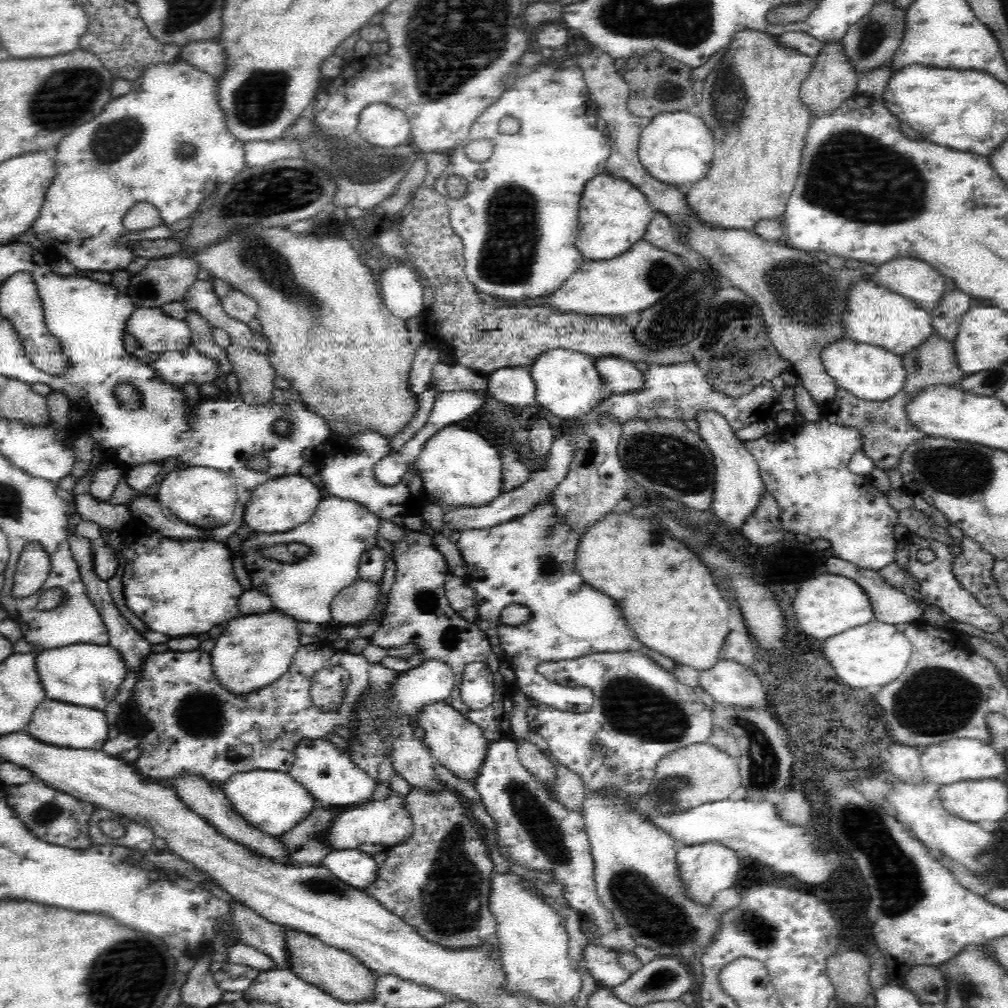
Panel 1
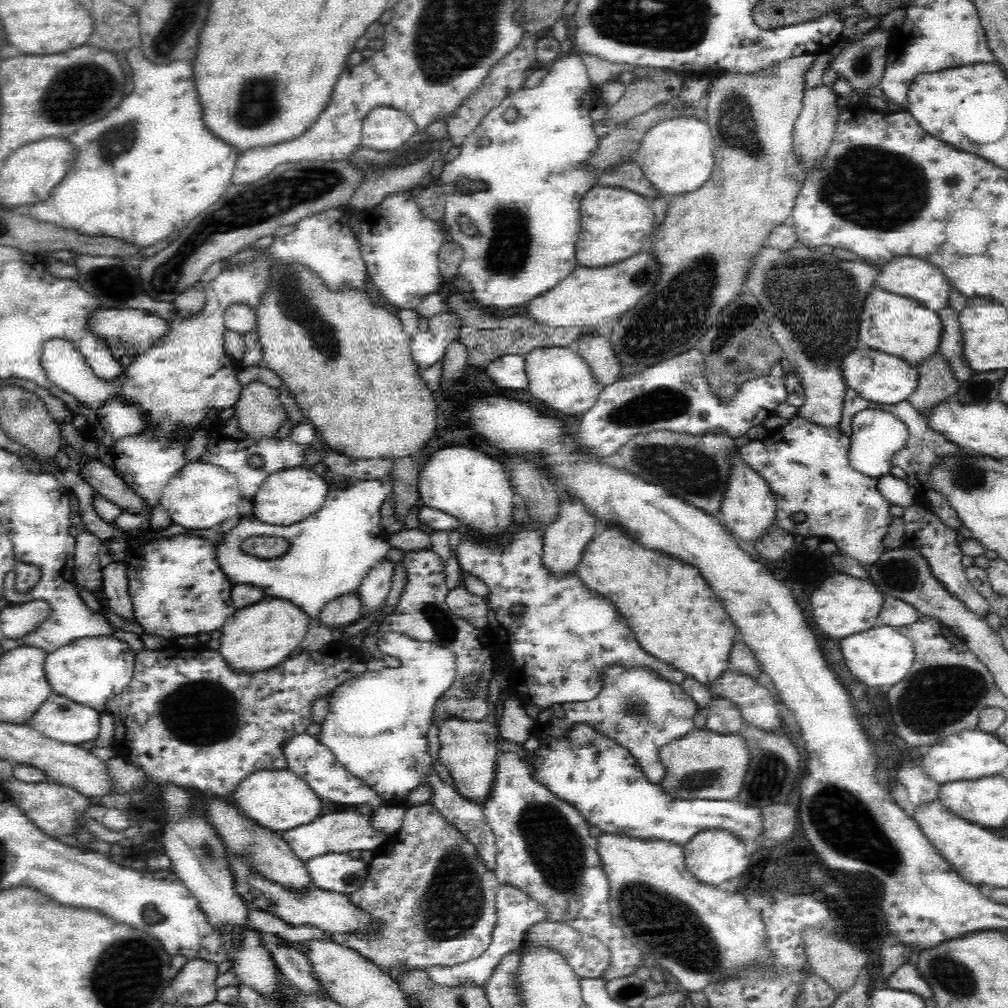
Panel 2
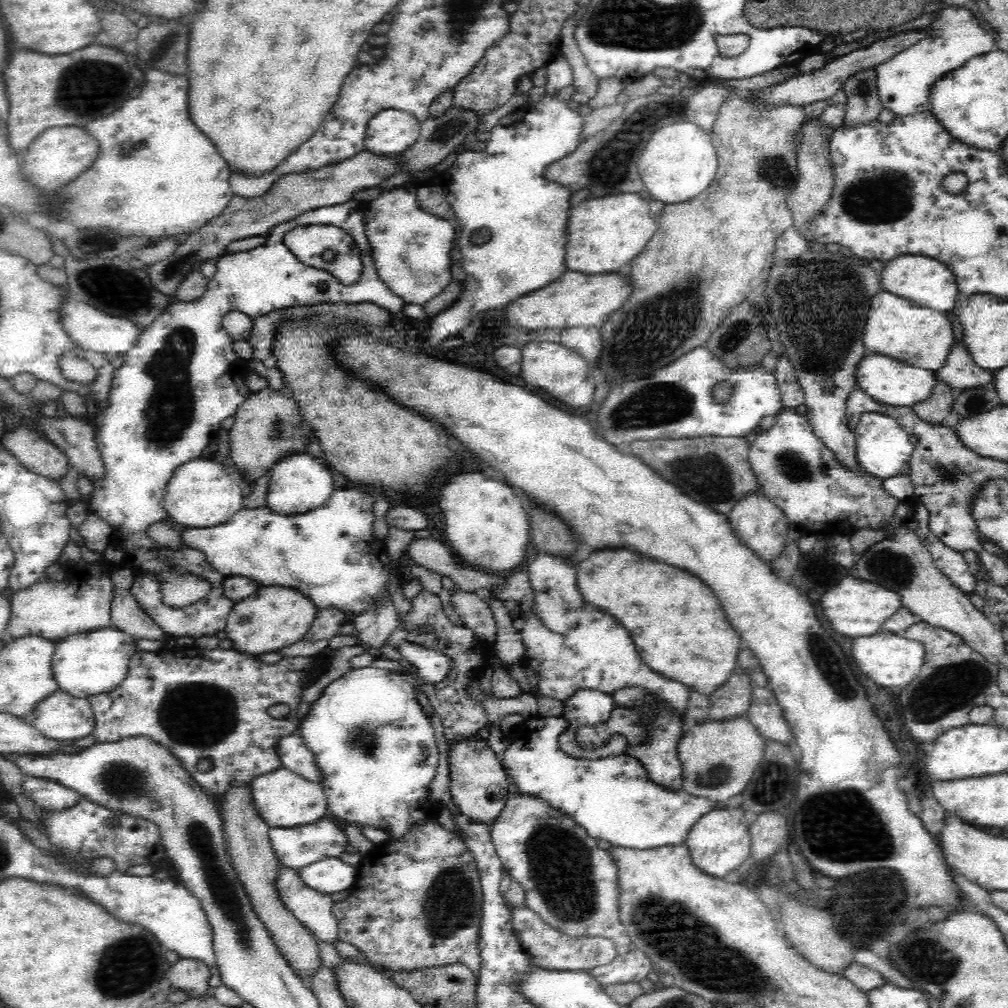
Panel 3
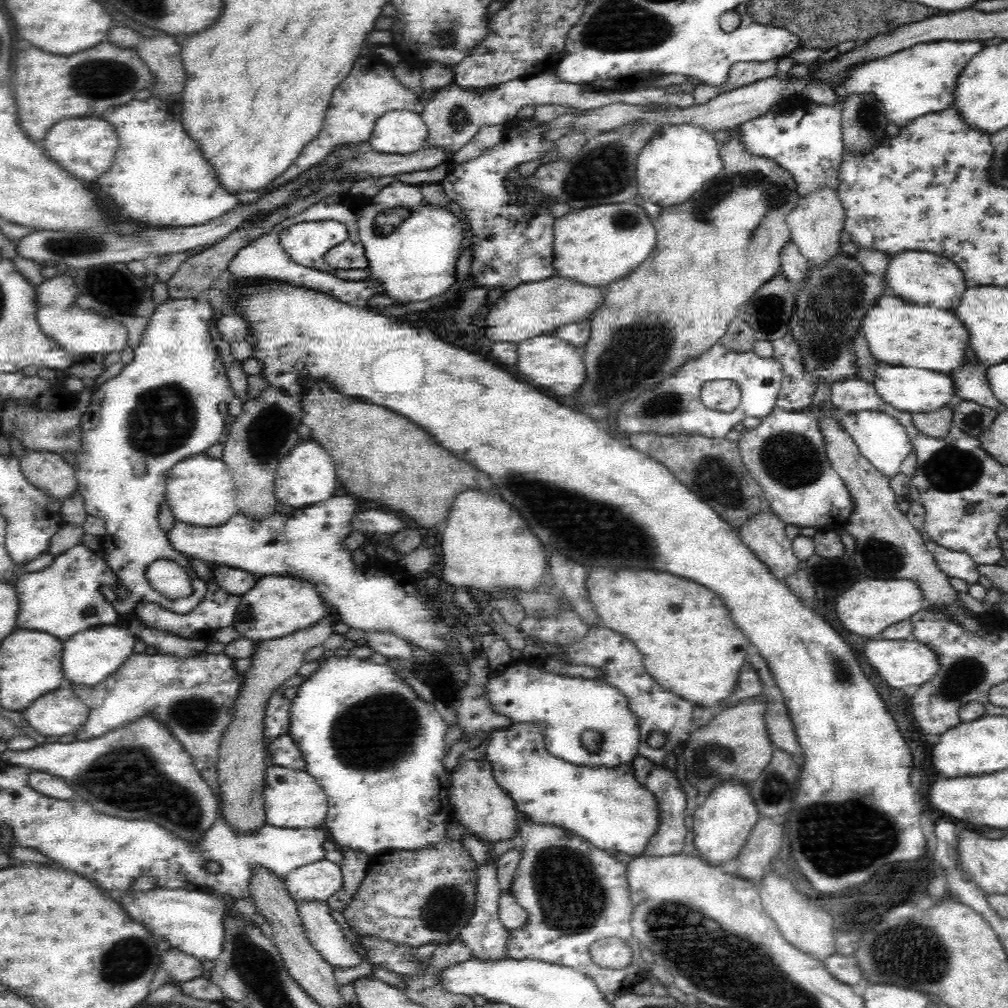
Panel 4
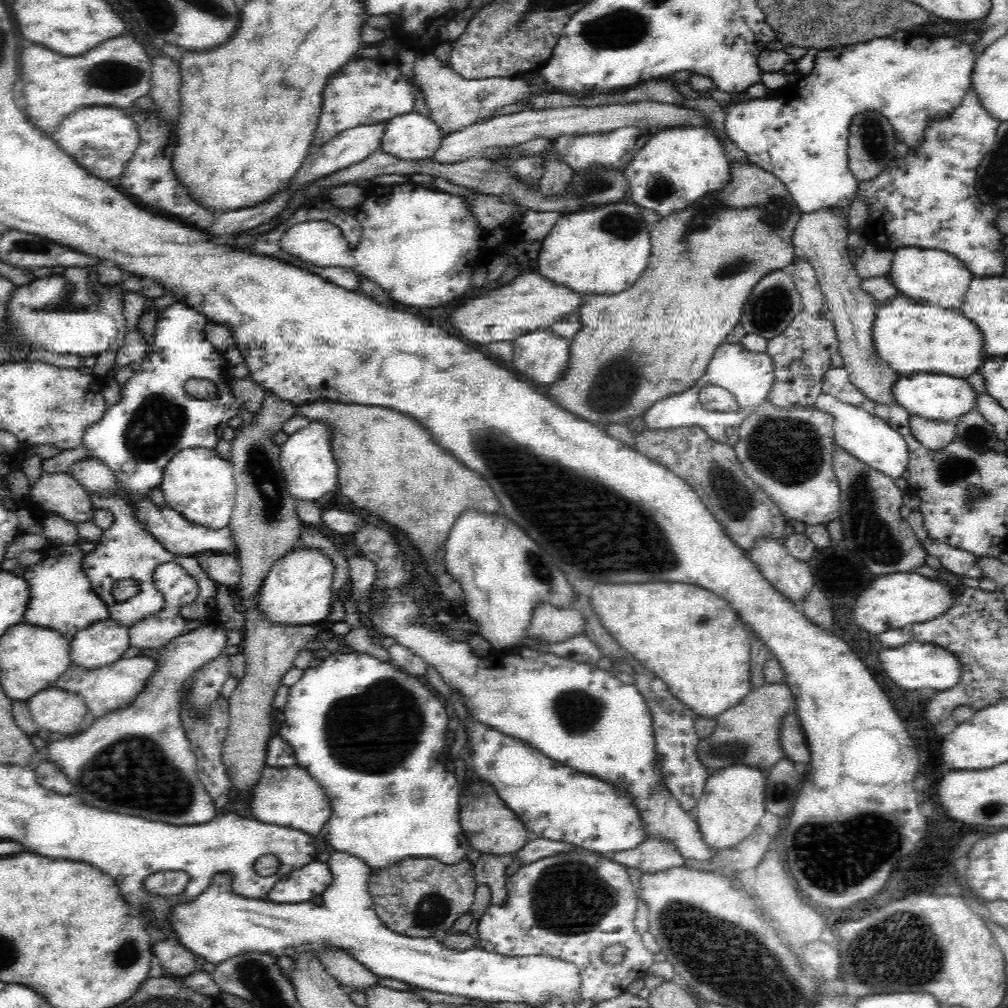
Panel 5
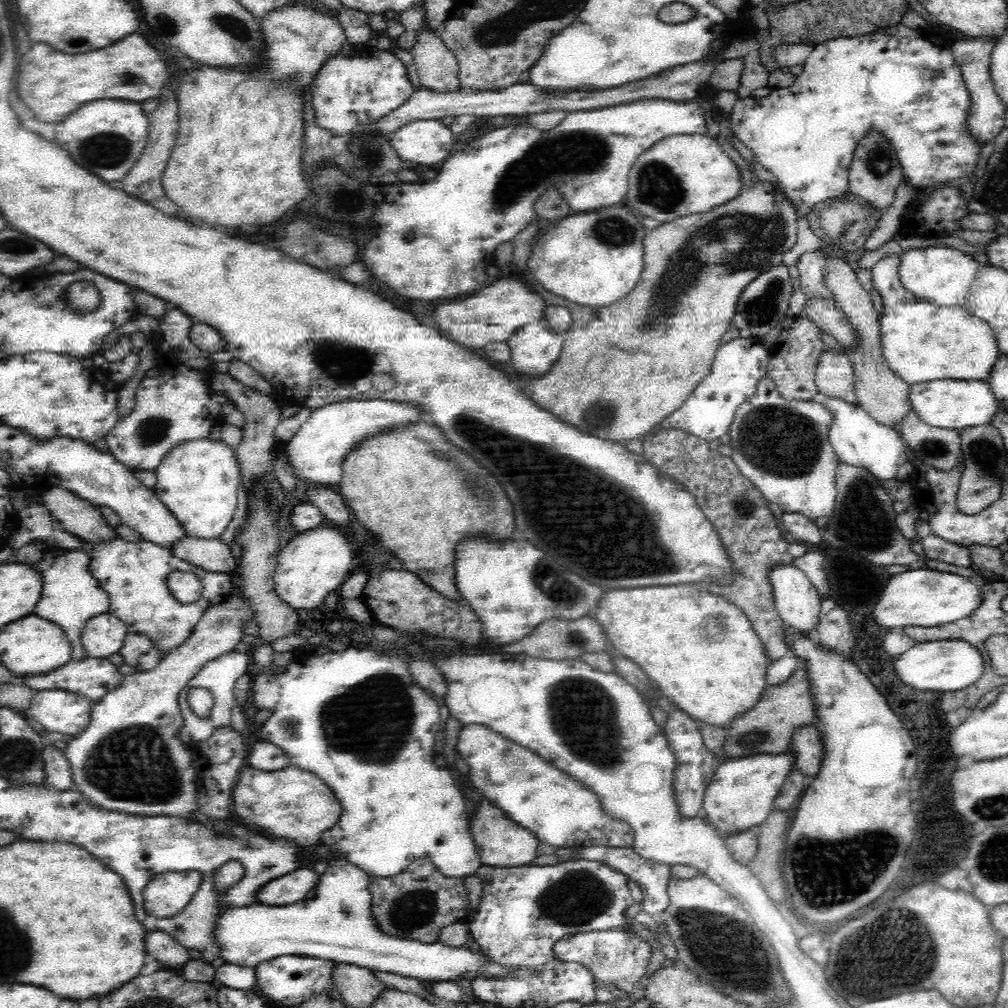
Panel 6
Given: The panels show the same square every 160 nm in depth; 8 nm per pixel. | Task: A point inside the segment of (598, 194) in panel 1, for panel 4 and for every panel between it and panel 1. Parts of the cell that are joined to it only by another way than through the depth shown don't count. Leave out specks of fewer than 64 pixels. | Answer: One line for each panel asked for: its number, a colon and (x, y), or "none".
2: (615, 222)
3: (605, 233)
4: (597, 245)

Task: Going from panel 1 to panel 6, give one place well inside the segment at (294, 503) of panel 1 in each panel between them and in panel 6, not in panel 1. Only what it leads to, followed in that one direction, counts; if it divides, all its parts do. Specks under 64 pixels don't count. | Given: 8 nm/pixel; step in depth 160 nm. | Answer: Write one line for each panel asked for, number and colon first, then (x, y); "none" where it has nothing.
2: (289, 496)
3: (299, 483)
4: (306, 475)
5: (308, 464)
6: (315, 454)

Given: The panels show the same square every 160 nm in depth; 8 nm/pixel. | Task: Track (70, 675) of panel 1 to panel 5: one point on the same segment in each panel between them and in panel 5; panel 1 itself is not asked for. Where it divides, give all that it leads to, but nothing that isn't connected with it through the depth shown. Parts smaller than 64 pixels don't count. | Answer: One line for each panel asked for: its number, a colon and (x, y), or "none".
2: (90, 671)
3: (84, 665)
4: (89, 657)
5: (102, 643)

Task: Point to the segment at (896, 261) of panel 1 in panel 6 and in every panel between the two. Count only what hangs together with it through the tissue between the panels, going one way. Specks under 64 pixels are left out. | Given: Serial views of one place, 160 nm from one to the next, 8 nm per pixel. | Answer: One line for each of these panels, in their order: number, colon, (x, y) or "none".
2: (915, 278)
3: (922, 280)
4: (921, 278)
5: (933, 277)
6: (941, 275)

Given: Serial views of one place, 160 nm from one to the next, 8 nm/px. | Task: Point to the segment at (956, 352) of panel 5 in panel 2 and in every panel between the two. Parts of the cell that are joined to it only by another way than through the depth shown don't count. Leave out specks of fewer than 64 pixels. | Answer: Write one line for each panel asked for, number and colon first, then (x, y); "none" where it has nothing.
2: (887, 322)
3: (916, 335)
4: (897, 332)

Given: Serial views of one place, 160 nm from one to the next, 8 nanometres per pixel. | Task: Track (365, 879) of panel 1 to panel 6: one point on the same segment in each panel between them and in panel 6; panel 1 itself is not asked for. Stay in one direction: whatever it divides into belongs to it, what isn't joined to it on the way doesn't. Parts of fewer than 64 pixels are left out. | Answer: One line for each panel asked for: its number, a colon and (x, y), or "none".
2: (341, 873)
3: (330, 875)
4: (319, 880)
5: (301, 885)
6: (292, 887)

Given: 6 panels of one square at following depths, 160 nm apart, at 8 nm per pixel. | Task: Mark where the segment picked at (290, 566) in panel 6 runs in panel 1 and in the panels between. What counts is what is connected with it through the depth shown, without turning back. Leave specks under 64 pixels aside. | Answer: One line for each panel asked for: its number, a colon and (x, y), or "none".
1: (251, 652)
2: (255, 639)
3: (274, 617)
4: (276, 607)
5: (297, 591)

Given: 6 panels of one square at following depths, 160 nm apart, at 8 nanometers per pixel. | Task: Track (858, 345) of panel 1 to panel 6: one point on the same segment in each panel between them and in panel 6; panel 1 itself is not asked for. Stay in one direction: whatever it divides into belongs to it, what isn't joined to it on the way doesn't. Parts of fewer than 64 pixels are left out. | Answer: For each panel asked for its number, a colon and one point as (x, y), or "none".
2: (878, 377)
3: (888, 381)
4: (910, 389)
5: (941, 397)
6: (947, 403)

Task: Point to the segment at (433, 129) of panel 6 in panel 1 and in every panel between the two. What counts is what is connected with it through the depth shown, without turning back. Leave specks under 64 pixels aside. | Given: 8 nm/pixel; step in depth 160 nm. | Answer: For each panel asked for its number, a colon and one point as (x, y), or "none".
1: (379, 124)
2: (384, 129)
3: (389, 133)
4: (399, 131)
5: (411, 136)

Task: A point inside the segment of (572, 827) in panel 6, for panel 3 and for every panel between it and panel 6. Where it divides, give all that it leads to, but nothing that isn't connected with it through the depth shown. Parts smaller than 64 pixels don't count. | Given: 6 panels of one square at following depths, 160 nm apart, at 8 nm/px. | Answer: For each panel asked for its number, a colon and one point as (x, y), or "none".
3: (612, 797)
4: (608, 806)
5: (554, 801)

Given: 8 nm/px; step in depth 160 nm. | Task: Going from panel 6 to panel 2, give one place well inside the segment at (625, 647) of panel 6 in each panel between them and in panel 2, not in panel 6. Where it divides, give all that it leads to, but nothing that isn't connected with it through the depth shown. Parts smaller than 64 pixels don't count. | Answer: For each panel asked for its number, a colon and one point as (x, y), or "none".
2: (674, 614)
3: (680, 630)
4: (689, 645)
5: (690, 638)

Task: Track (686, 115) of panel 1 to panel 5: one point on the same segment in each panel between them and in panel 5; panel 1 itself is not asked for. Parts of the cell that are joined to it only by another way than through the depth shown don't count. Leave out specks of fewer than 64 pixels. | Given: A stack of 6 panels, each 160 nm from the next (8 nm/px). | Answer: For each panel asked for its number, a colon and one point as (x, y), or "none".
2: (677, 155)
3: (679, 161)
4: (679, 159)
5: (676, 166)

